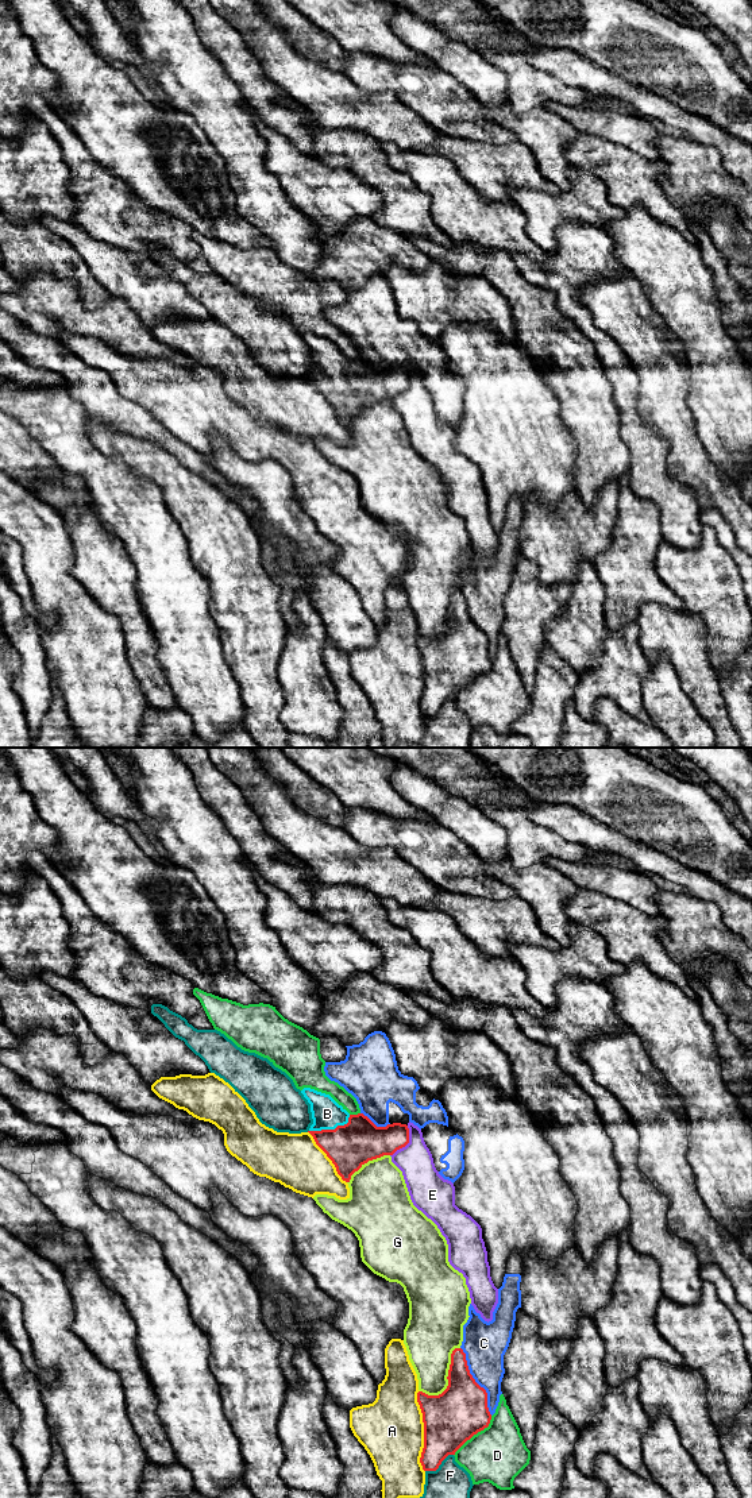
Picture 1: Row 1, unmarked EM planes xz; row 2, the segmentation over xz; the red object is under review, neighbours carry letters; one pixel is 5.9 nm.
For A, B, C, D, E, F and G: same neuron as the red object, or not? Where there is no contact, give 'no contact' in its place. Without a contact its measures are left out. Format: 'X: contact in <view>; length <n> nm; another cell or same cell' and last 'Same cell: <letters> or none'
A: contact in xz; length 480 nm; another cell
B: contact in xz; length 260 nm; same cell
C: contact in xz; length 440 nm; another cell
D: contact in xz; length 340 nm; another cell
E: contact in xz; length 220 nm; another cell
F: contact in xz; length 200 nm; another cell
G: contact in xz; length 360 nm; another cell
Same cell: B

